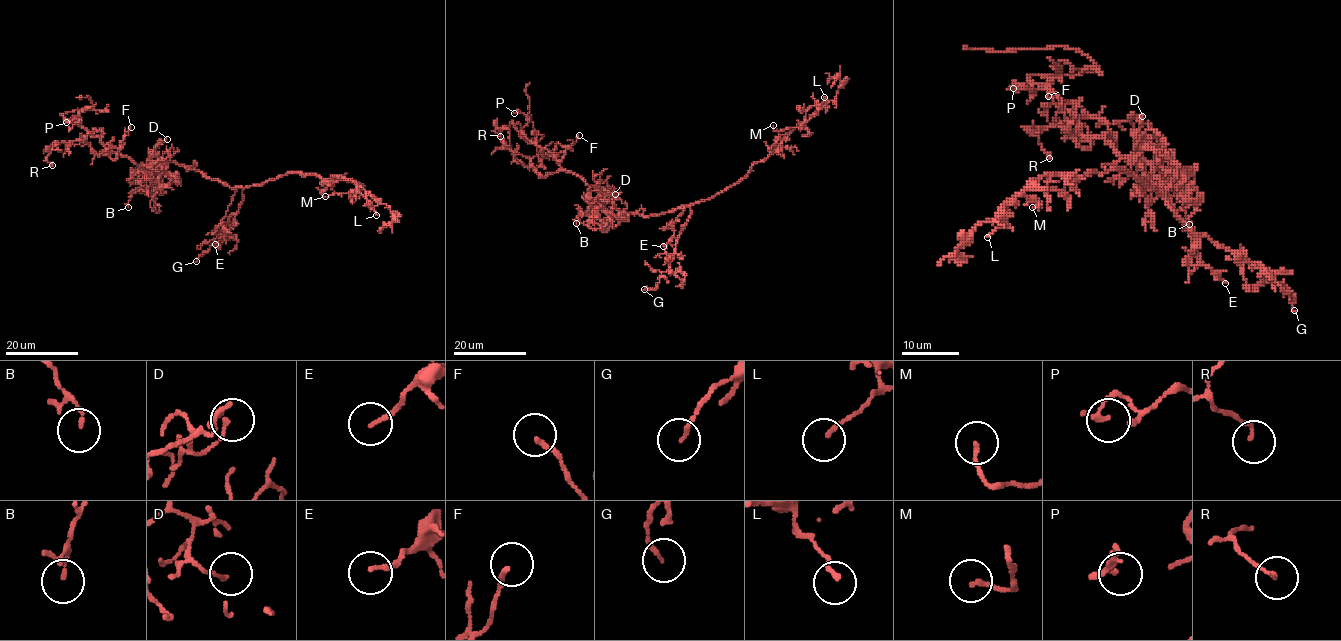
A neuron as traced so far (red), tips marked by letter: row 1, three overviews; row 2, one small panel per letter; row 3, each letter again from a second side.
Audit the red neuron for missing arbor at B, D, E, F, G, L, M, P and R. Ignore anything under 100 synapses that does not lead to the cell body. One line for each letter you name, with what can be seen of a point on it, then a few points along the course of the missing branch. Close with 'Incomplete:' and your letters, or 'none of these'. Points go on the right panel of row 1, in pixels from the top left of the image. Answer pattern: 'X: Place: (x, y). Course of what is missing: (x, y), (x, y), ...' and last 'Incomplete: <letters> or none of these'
Incomplete: none of these

